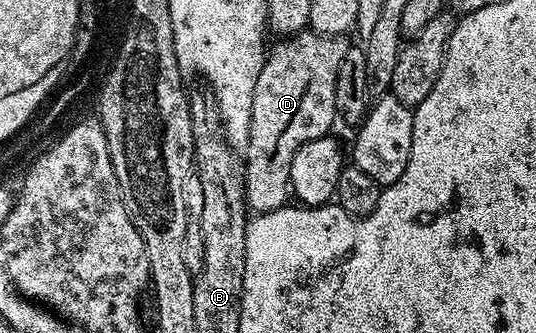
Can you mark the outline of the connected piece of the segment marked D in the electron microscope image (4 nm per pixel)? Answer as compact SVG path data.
M311 29L298 31L271 44L264 56L262 73L254 81L254 105L250 109L250 137L242 151L244 168L244 197L249 212L263 213L280 211L283 203L290 199L291 161L298 149L307 142L327 136L332 131L332 122L338 116L335 107L335 81L339 65L349 49L347 38L339 35L319 35Z

